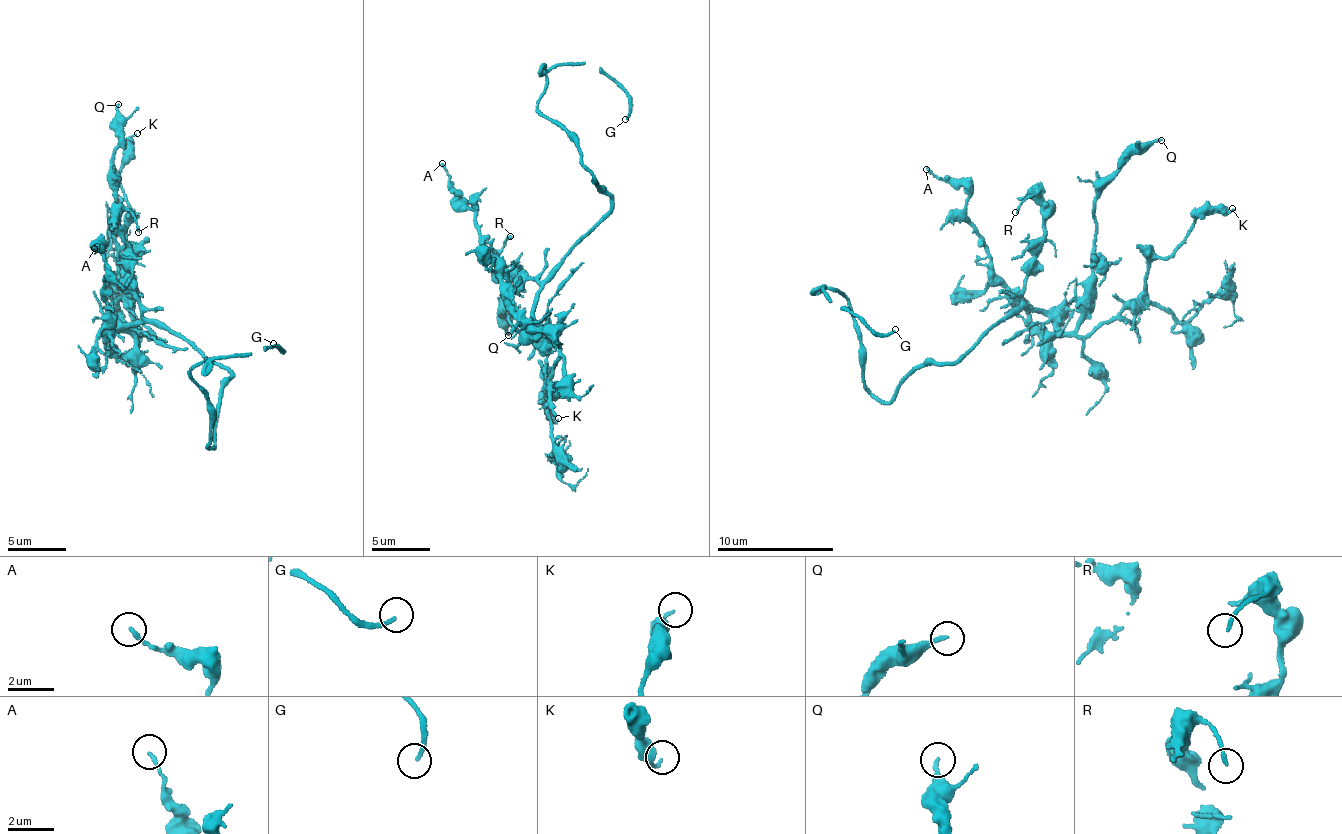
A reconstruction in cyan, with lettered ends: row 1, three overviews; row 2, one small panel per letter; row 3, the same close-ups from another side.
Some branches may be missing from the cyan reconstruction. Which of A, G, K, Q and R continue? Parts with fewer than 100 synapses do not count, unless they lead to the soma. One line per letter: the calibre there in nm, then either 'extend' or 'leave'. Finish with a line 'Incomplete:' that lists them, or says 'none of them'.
A: 160 nm | leave
G: 160 nm | extend
K: 110 nm | leave
Q: 180 nm | leave
R: 140 nm | leave
Incomplete: G

